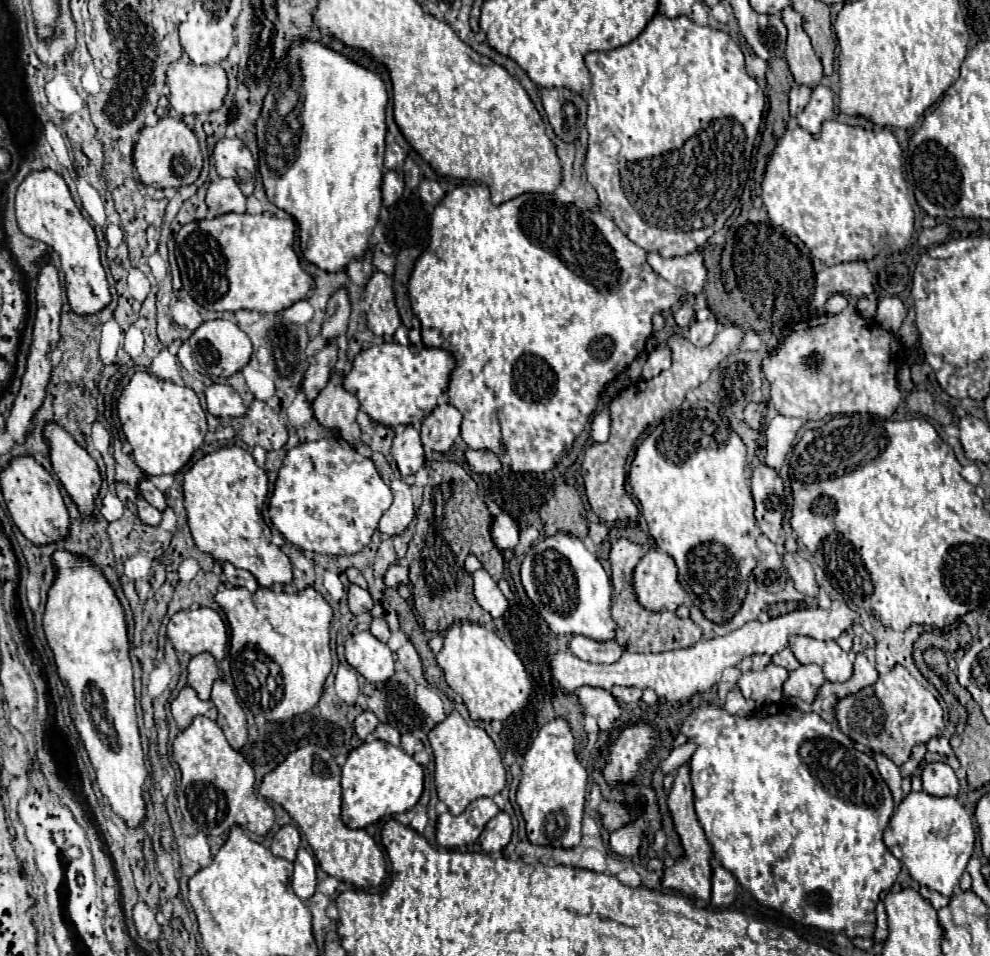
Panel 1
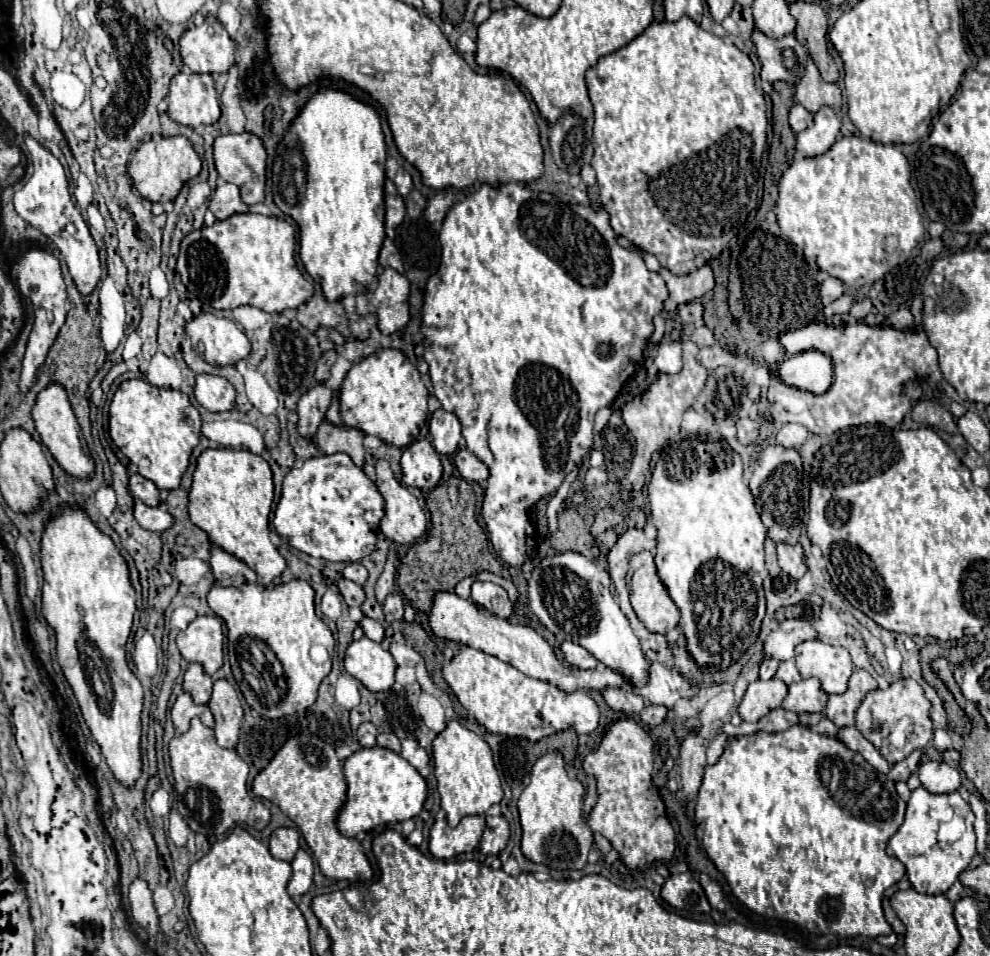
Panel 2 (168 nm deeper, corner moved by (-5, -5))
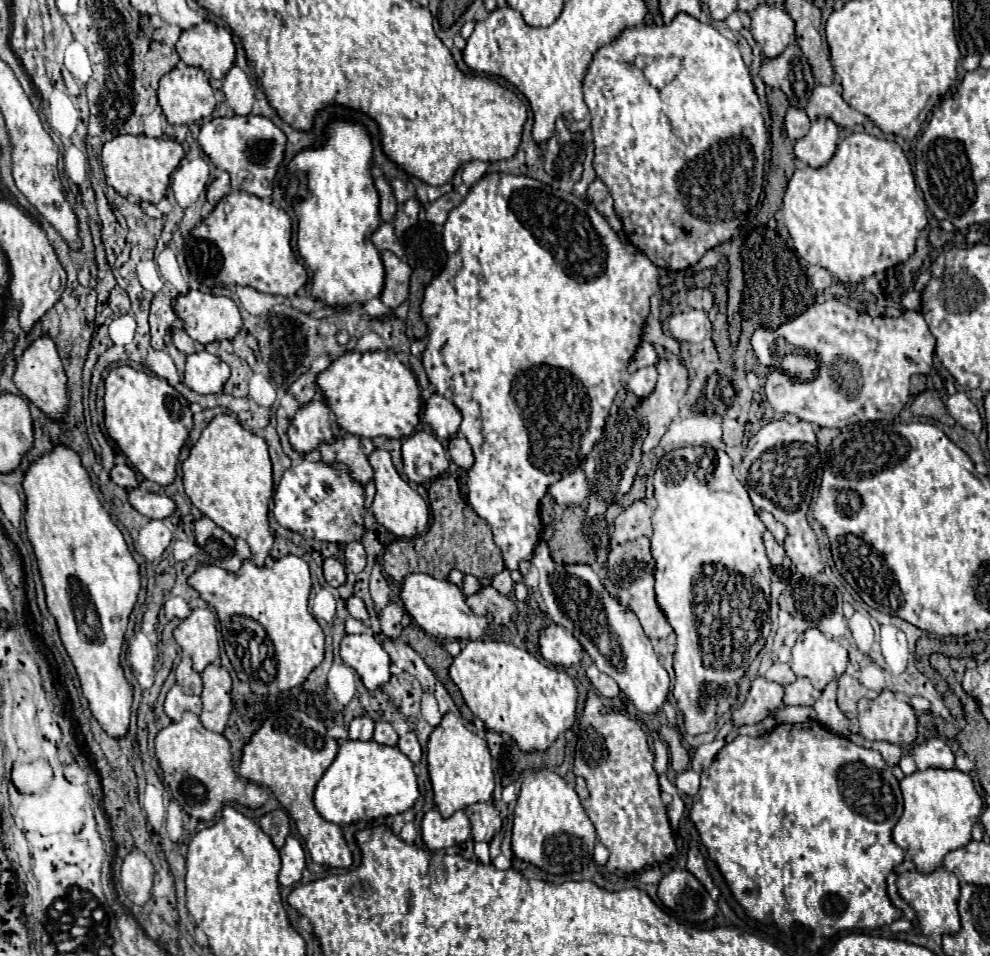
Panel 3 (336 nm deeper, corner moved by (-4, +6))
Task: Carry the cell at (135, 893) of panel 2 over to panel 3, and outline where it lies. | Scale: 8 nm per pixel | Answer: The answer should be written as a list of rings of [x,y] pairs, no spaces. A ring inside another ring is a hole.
[[[132,849],[124,863],[122,863],[122,889],[126,891],[128,899],[136,905],[146,905],[152,897],[152,877],[154,867],[150,859],[140,851]]]

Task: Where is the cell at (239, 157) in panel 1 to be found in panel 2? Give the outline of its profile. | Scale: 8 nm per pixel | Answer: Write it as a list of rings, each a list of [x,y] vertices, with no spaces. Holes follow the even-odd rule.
[[[249,132],[243,134],[227,134],[227,136],[217,136],[213,144],[213,158],[215,158],[215,168],[219,176],[225,182],[237,184],[241,190],[241,198],[245,204],[257,204],[263,202],[265,198],[265,148],[263,142]]]

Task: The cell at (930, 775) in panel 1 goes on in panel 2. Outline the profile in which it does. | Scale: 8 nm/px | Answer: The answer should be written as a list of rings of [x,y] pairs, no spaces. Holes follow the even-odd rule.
[[[933,760],[921,762],[919,780],[923,788],[933,794],[951,794],[961,786],[961,776],[955,768],[947,766],[945,762],[933,762]]]

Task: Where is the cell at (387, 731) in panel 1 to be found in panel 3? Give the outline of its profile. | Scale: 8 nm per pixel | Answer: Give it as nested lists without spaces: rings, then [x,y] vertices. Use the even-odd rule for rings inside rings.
[[[380,721],[380,723],[374,725],[374,737],[372,737],[372,739],[374,739],[376,743],[380,743],[380,745],[396,745],[398,735],[396,735],[396,731],[392,729],[390,723]]]

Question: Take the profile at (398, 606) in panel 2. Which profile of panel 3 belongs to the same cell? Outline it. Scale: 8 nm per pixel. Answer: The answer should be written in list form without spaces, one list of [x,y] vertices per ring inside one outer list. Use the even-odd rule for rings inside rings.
[[[396,603],[386,605],[386,607],[382,609],[382,613],[380,613],[382,633],[384,633],[388,639],[392,639],[392,641],[396,641],[396,639],[402,635],[402,627],[400,627],[402,615],[404,615],[404,609],[402,609],[400,605],[396,605]]]

